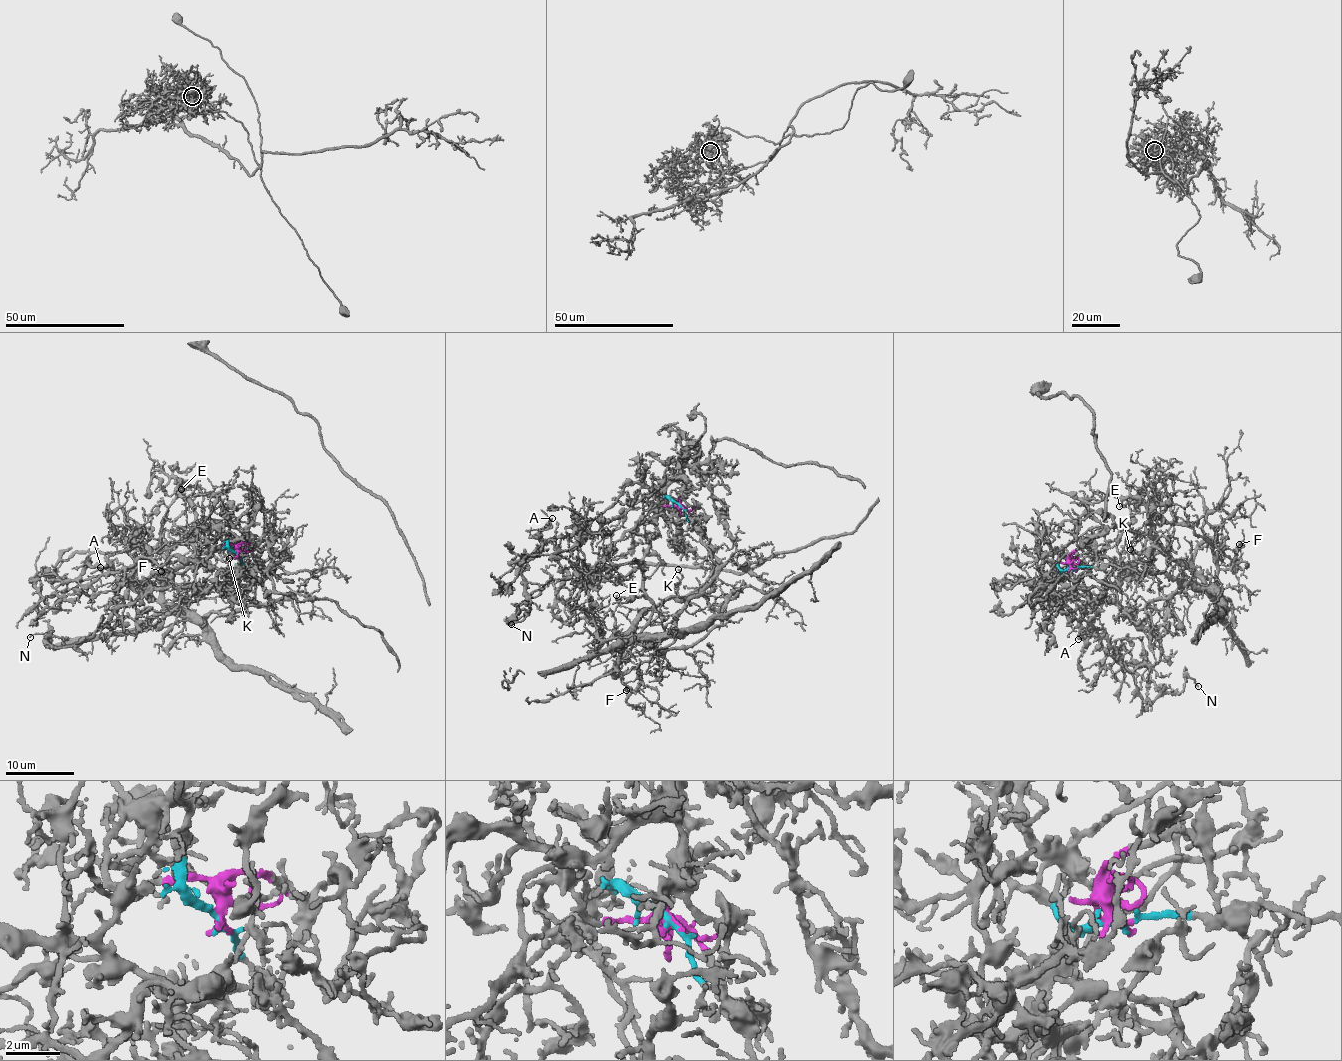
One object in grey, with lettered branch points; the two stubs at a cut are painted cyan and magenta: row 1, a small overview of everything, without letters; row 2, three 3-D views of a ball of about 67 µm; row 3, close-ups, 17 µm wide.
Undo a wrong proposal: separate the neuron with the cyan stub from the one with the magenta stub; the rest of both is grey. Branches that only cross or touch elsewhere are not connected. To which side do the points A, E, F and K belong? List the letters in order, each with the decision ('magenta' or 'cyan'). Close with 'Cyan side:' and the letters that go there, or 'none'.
A: magenta
E: cyan
F: cyan
K: cyan
Cyan side: E, F, K

